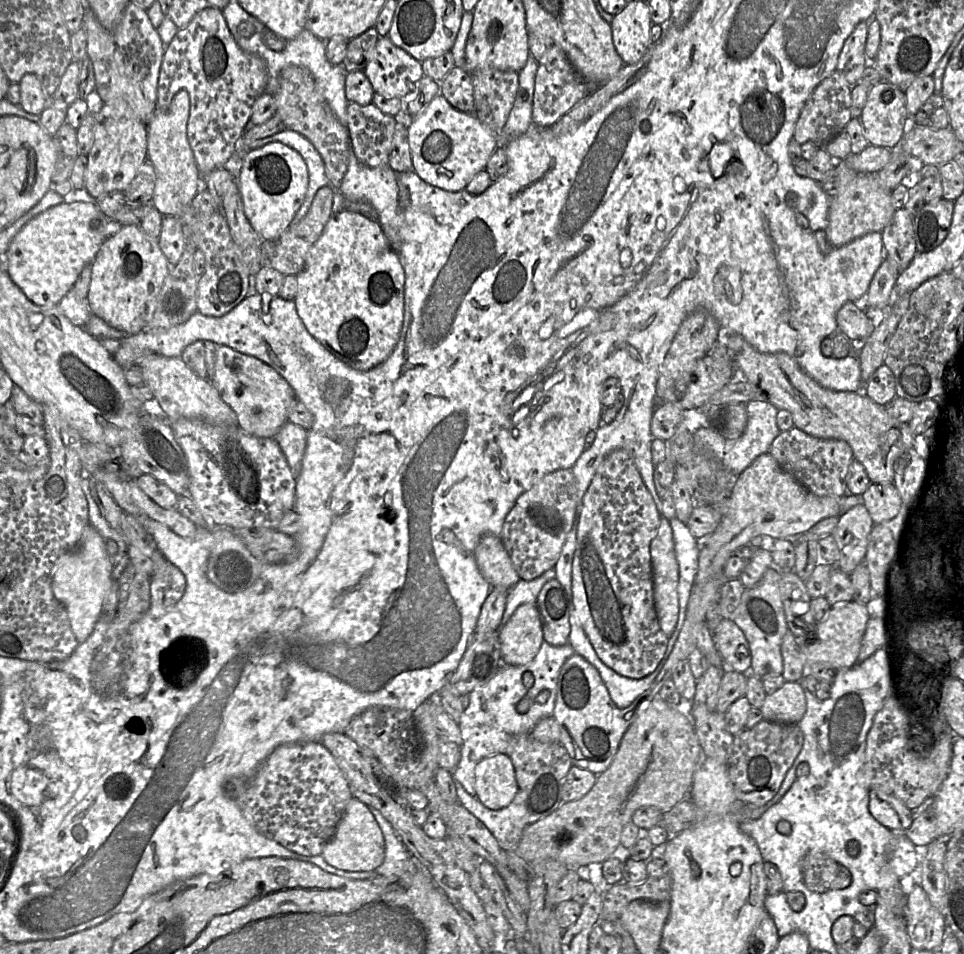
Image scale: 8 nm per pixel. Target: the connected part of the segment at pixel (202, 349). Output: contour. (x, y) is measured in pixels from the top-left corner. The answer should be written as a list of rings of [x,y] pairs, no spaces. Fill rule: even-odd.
[[[199,340],[188,345],[183,350],[181,358],[195,374],[212,382],[217,346],[212,341]]]

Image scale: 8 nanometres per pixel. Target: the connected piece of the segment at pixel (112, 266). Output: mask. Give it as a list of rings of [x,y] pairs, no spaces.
[[[127,225],[110,236],[92,262],[88,306],[110,327],[135,335],[152,320],[158,295],[169,273],[169,263],[161,252],[158,238],[145,234],[139,225]]]

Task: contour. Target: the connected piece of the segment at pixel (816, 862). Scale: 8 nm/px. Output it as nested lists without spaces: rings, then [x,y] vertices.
[[[810,851],[802,859],[802,878],[812,892],[847,888],[852,881],[849,870],[820,851]]]

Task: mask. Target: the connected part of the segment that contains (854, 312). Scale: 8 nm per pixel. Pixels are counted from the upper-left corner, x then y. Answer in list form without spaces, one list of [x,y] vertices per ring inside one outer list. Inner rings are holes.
[[[850,301],[839,309],[836,321],[838,330],[843,332],[853,343],[862,343],[875,328],[865,309],[860,309]]]

